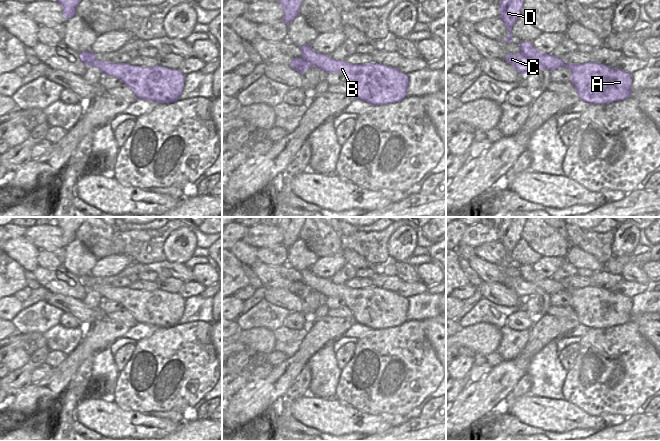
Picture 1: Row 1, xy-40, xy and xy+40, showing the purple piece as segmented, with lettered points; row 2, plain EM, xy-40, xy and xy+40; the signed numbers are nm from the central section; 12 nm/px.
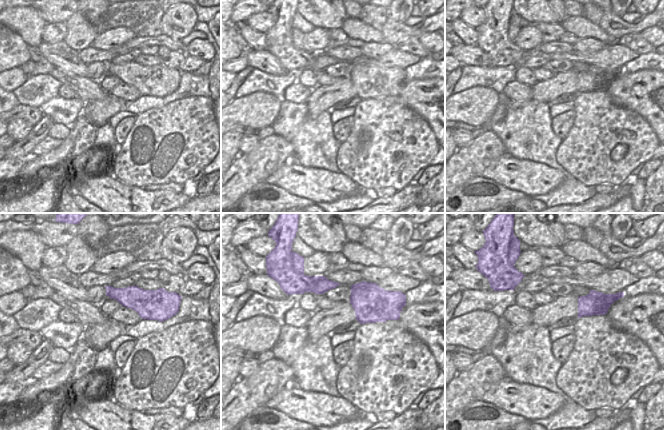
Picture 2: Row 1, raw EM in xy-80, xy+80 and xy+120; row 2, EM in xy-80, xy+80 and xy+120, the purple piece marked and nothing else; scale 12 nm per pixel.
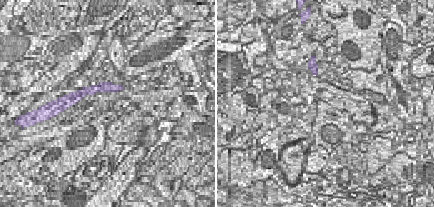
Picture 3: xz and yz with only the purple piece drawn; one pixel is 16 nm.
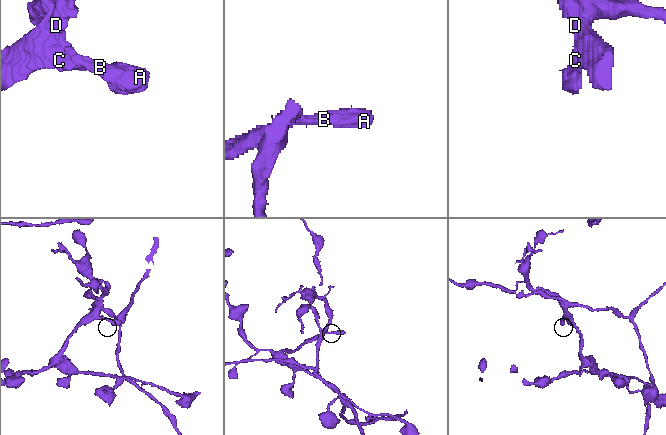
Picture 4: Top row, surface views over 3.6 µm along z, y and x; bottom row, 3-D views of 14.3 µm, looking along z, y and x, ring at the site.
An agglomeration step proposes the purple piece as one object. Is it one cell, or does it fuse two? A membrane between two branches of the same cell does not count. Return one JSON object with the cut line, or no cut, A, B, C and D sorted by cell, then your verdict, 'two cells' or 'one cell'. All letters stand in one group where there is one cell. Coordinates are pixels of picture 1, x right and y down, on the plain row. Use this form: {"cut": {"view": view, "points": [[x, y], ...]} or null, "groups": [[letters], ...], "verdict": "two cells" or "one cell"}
{"cut": {"view": "xy+40", "points": [[521, 275], [526, 280], [538, 285], [545, 292]]}, "groups": [["A", "B"], ["C", "D"]], "verdict": "two cells"}

